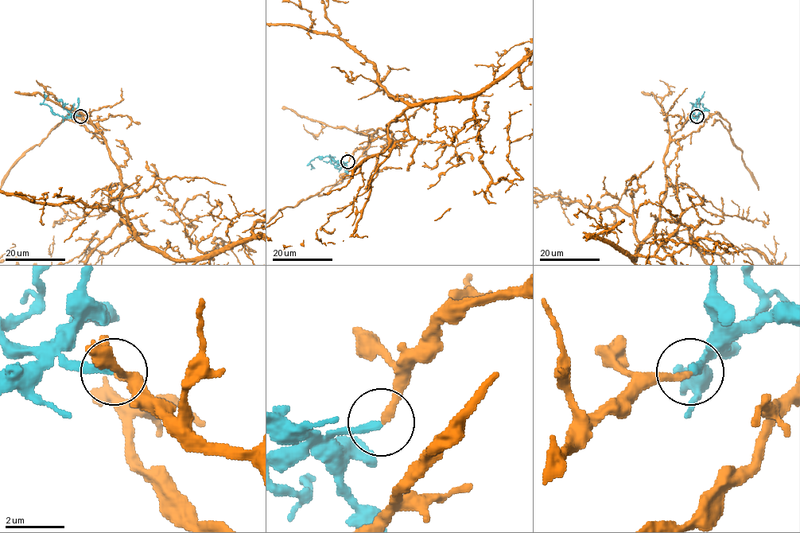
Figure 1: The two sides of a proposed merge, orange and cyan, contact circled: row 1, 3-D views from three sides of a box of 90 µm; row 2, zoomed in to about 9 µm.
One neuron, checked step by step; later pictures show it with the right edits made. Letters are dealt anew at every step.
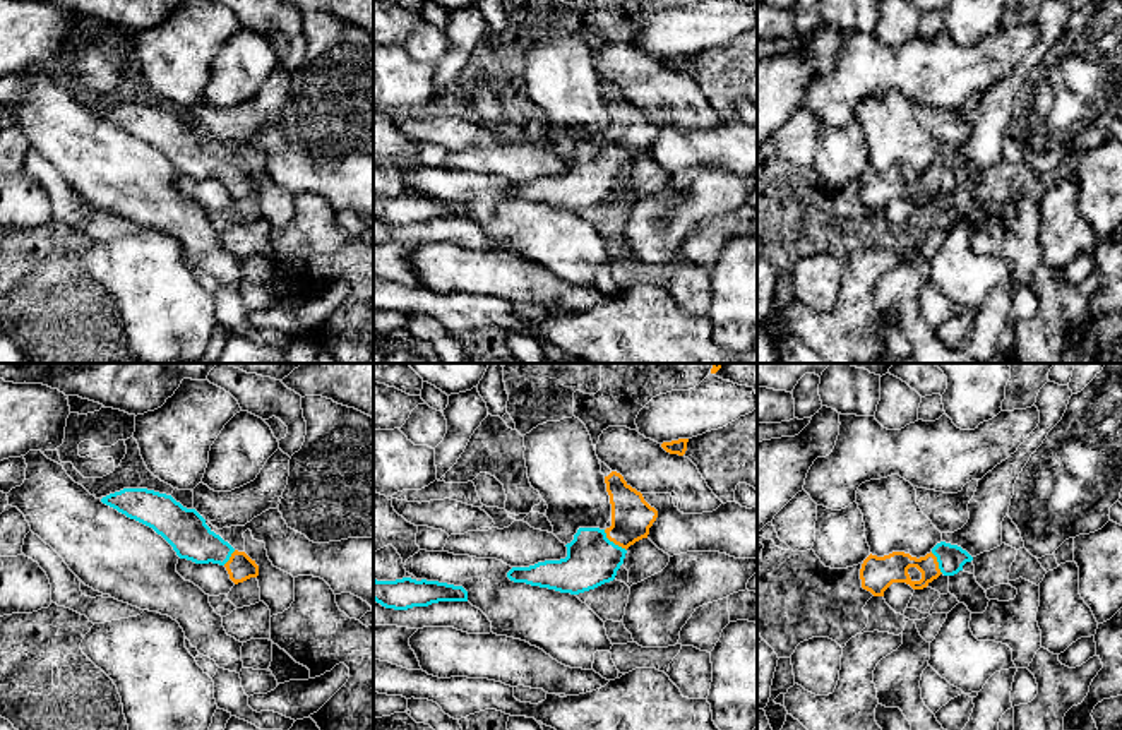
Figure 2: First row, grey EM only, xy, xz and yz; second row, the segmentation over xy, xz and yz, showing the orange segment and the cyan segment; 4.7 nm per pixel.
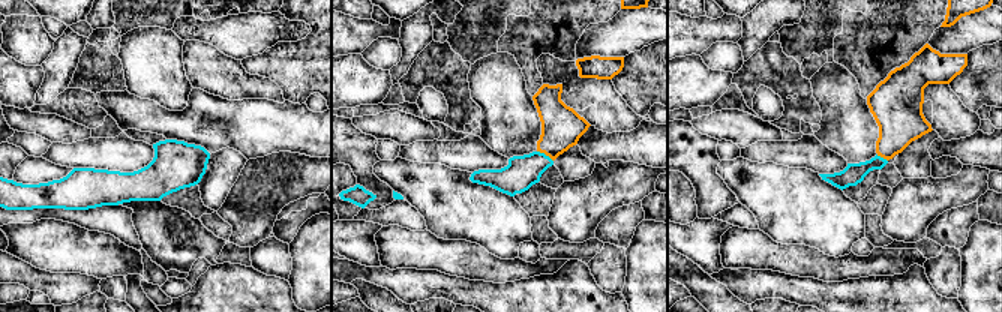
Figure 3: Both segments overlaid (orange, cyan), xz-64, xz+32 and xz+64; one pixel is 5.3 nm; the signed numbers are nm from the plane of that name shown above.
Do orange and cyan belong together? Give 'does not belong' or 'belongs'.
belongs

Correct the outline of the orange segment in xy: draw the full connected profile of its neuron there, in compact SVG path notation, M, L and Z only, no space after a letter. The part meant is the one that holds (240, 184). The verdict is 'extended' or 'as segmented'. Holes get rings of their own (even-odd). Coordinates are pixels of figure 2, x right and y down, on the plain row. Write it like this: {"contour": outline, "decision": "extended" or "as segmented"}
{"contour": "M123 105L103 113L101 118L152 144L180 175L224 182L235 200L259 192L255 177L235 166L195 125L183 123L171 111L147 105Z", "decision": "extended"}

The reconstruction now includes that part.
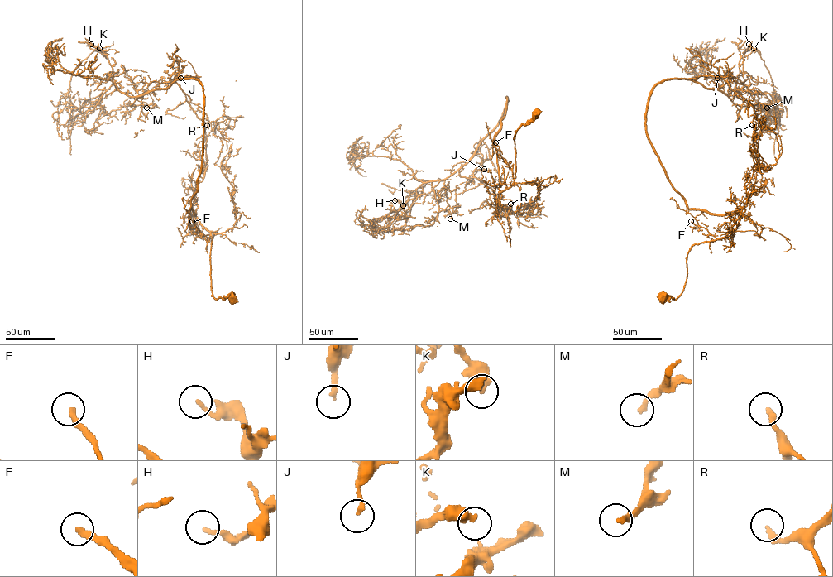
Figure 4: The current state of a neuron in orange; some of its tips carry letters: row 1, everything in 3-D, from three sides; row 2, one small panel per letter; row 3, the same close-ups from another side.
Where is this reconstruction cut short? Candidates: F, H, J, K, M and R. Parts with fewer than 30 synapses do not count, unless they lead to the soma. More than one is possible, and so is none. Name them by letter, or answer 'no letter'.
F, J, M, R

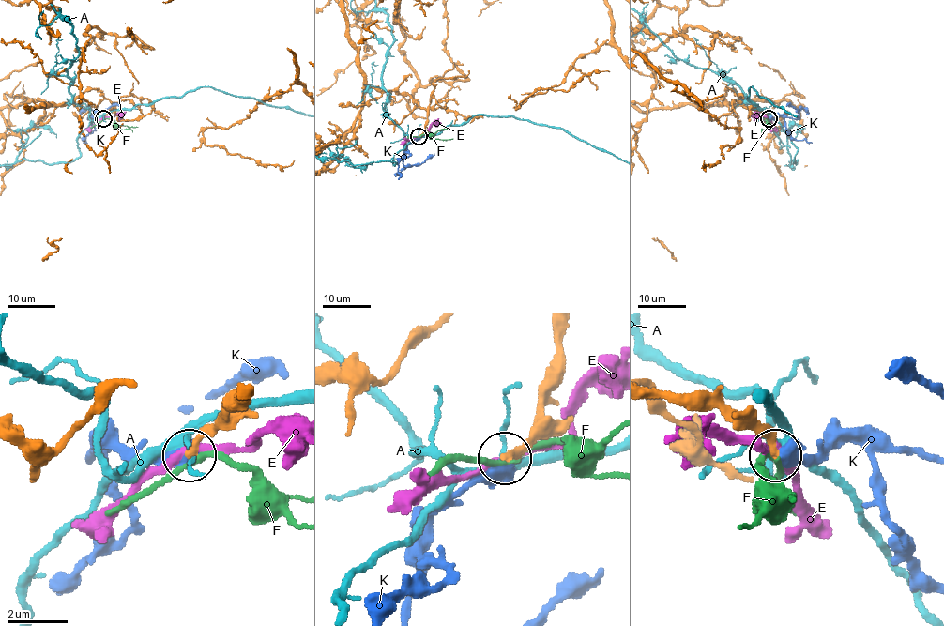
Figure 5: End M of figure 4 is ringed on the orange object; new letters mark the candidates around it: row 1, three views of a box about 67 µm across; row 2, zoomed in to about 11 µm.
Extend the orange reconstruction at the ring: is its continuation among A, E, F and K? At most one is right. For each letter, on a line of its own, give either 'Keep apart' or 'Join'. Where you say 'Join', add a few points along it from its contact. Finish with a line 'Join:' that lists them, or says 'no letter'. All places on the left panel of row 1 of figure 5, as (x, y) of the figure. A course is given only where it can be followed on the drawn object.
A: Keep apart
E: Keep apart
F: Keep apart
K: Join. Its course: (103, 117), (92, 115), (88, 119), (119, 104)
Join: K

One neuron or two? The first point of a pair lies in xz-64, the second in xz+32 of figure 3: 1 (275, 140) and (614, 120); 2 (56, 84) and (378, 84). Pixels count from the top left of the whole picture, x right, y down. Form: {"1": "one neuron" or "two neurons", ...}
{"1": "two neurons", "2": "two neurons"}

